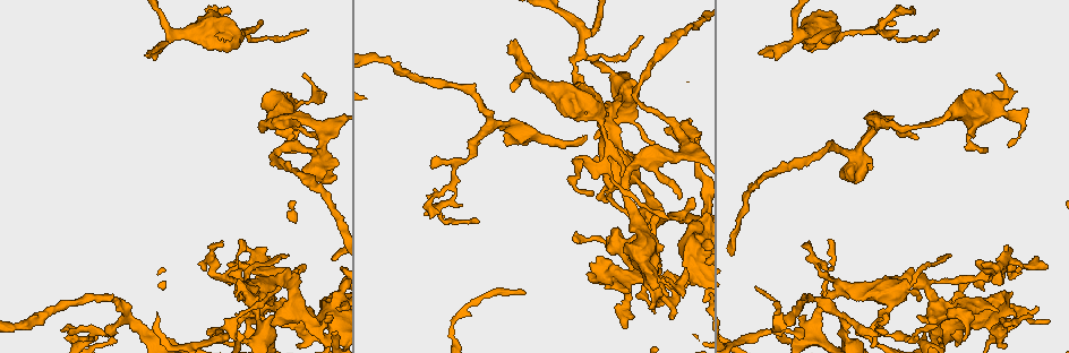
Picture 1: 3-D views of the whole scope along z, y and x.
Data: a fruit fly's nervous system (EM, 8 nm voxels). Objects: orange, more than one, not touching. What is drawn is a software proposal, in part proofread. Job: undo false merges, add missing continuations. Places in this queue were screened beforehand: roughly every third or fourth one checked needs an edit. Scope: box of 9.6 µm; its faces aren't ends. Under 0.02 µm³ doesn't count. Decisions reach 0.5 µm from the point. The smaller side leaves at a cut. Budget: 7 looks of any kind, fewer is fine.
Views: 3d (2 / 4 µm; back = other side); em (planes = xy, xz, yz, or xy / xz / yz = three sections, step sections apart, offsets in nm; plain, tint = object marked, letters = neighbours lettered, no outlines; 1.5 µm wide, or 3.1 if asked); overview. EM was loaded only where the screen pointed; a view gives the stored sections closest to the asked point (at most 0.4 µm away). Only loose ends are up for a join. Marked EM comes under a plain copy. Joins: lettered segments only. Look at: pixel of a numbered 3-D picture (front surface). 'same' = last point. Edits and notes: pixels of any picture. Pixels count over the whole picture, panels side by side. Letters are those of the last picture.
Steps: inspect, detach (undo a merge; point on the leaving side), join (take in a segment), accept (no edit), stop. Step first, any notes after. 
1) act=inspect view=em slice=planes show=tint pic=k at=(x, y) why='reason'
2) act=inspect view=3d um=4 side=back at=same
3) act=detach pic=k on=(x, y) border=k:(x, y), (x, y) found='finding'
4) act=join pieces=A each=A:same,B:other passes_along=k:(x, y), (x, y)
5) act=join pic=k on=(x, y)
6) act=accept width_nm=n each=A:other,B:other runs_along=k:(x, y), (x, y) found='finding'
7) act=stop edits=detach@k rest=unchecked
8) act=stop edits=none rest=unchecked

act=inspect view=em slice=yz step=8 show=tint pic=1 at=(653, 203) why='abrupt turn'

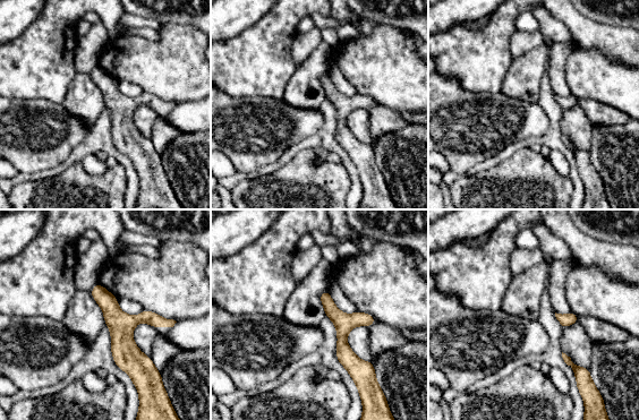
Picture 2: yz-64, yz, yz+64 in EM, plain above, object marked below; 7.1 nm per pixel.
act=inspect view=em slice=planes show=tint at=same why='another direction'

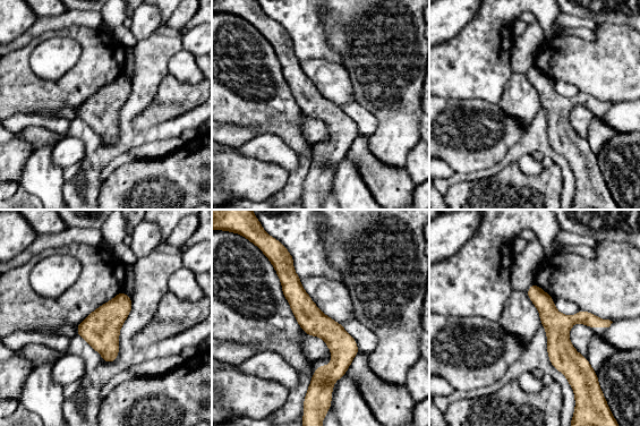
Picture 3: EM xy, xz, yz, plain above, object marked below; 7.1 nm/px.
act=inspect view=em slice=planes show=letters at=same

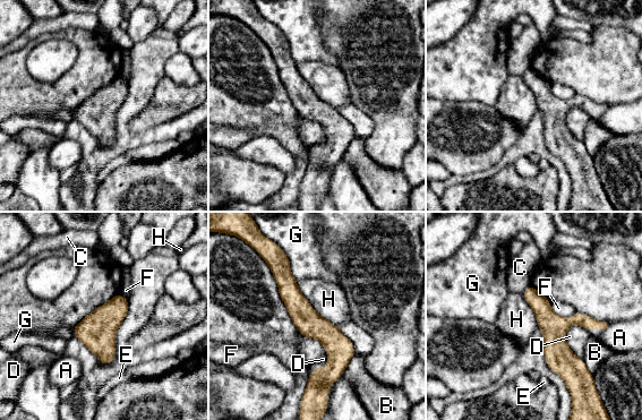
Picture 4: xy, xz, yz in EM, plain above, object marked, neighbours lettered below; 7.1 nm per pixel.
act=accept each=A:other,B:other,C:other,D:other,E:other,F:other,G:other,H:other border=4:(296, 282), (310, 306), (336, 326) found='all the same neuron'

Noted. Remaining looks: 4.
act=inspect view=3d um=4 pic=1 at=(477, 222)

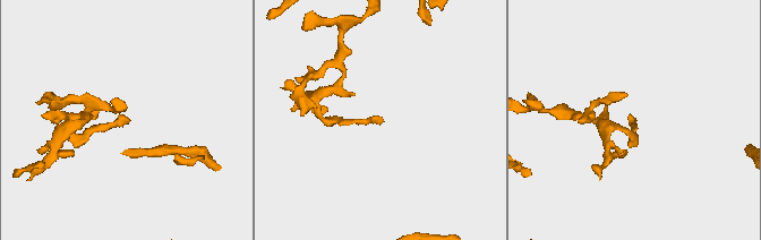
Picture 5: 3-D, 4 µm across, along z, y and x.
act=inspect view=em slice=planes show=letters pic=5 at=(381, 119) why='need the tissue'

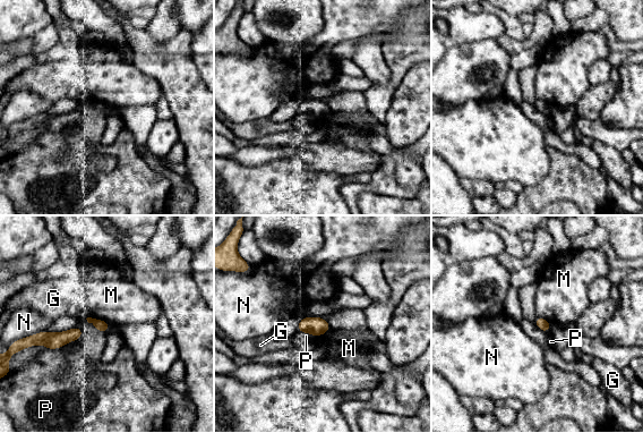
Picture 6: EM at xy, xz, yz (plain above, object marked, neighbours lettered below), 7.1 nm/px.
act=accept each=G:other,M:other,N:other,P:other found='no lettered segment goes on from it'

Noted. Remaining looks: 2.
act=inspect view=em slice=planes show=letters pic=1 at=(803, 334) why='thin end'

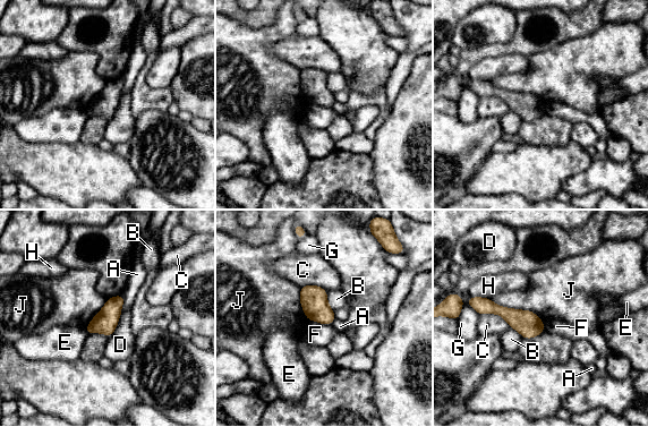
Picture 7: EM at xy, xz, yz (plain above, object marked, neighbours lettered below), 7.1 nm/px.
act=accept each=A:other,B:other,C:other,D:other,E:other,F:other,G:other,H:other,J:other runs_along=7:(477, 302), (540, 329) found='none of them fits'

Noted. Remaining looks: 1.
act=stop edits=none rest=unchecked

